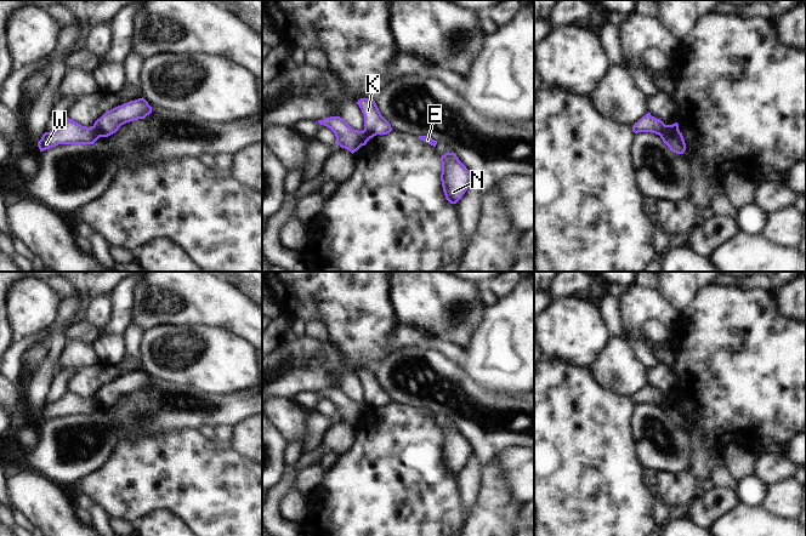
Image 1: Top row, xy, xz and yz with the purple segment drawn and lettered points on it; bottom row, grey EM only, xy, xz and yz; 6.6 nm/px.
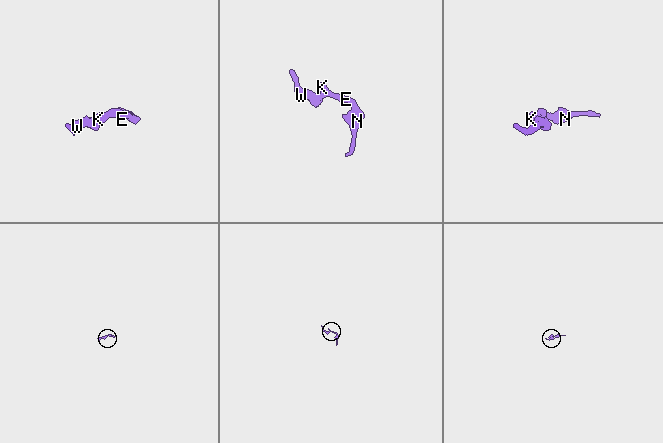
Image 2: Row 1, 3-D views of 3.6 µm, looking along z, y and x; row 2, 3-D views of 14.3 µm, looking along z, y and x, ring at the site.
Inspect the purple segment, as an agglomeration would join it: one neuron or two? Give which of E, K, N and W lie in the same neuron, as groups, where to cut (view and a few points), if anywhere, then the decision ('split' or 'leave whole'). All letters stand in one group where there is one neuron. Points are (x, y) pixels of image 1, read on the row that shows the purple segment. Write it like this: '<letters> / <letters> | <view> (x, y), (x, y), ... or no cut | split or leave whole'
E K N / W | xy (92, 126), (100, 136) | split

